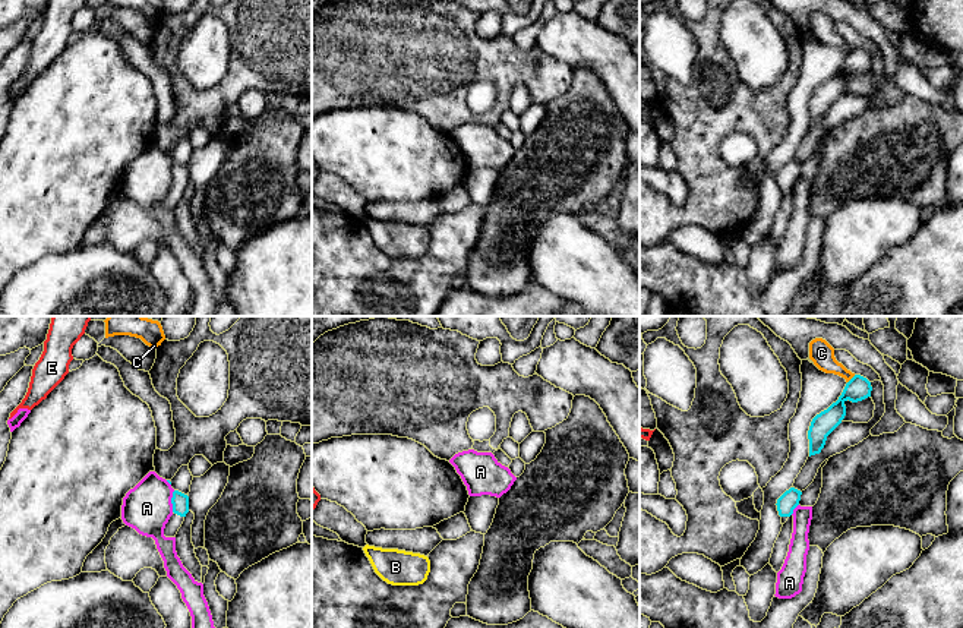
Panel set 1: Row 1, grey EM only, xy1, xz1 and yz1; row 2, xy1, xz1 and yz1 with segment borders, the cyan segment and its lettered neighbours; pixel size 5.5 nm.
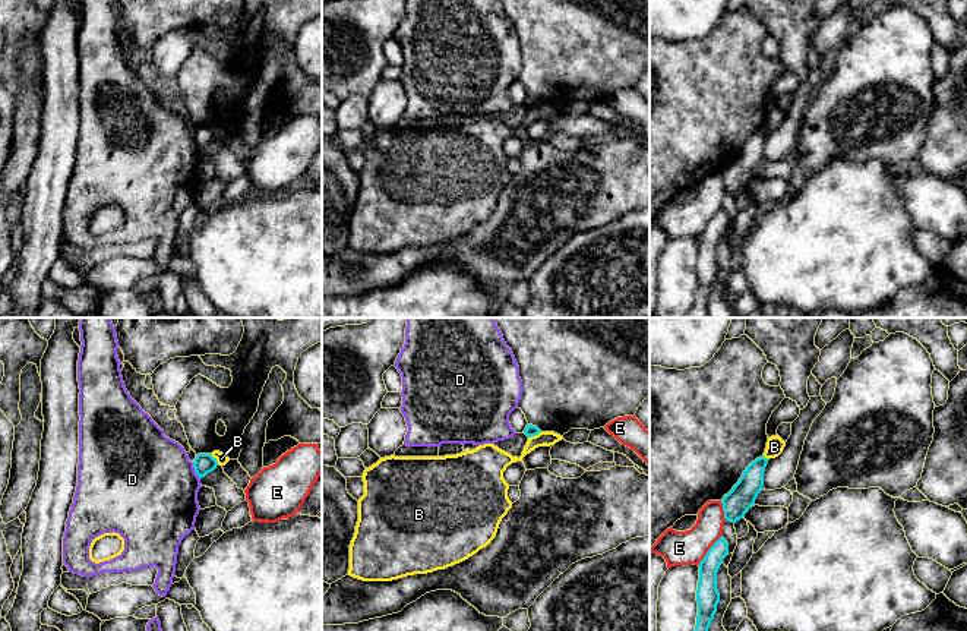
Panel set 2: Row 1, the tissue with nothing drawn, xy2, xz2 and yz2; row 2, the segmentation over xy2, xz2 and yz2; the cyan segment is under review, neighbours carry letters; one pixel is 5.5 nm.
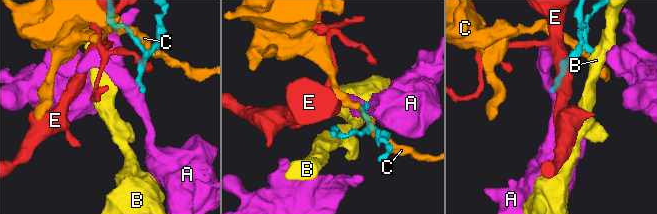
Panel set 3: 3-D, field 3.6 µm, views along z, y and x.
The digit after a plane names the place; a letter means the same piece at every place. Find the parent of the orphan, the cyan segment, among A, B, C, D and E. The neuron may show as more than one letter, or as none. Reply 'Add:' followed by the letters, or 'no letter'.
Add: no letter

